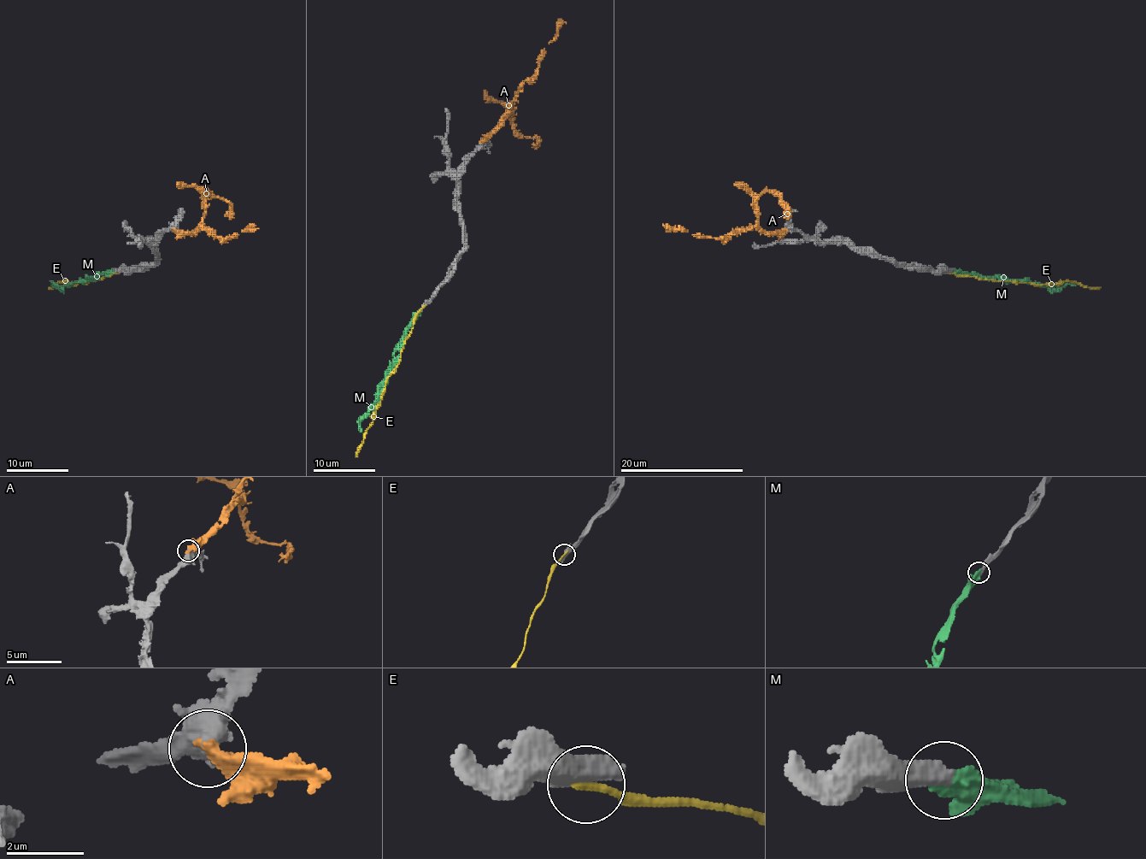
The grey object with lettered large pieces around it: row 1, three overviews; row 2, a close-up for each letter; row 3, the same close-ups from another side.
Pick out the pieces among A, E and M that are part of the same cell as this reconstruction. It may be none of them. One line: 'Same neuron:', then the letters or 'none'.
Same neuron: A, M

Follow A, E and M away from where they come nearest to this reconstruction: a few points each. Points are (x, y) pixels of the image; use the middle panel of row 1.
A: (480, 141), (497, 124), (514, 93), (535, 73), (539, 55), (555, 38), (556, 25), (561, 19)
E: (422, 306), (405, 340), (400, 361), (386, 379), (380, 405), (375, 410), (373, 424), (367, 430), (355, 456)
M: (419, 311), (417, 319), (394, 353), (394, 363), (382, 397), (361, 420), (361, 432)

